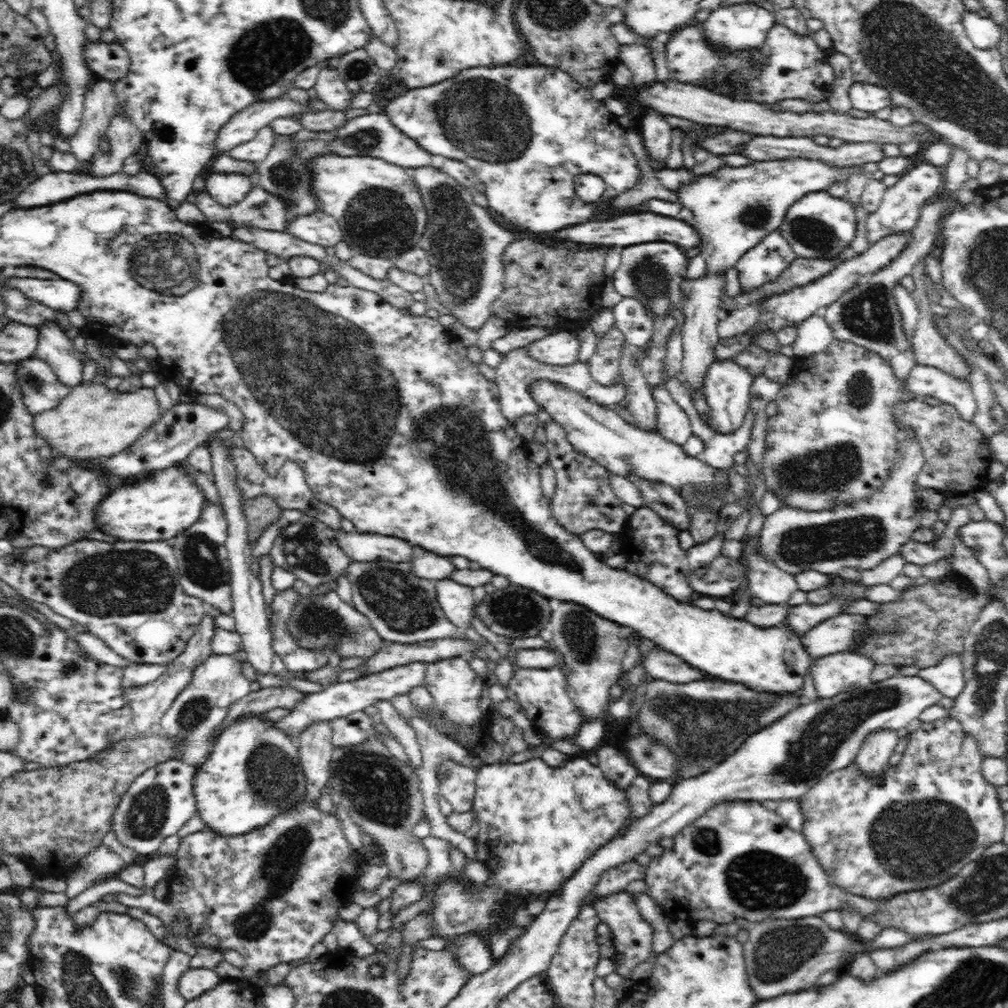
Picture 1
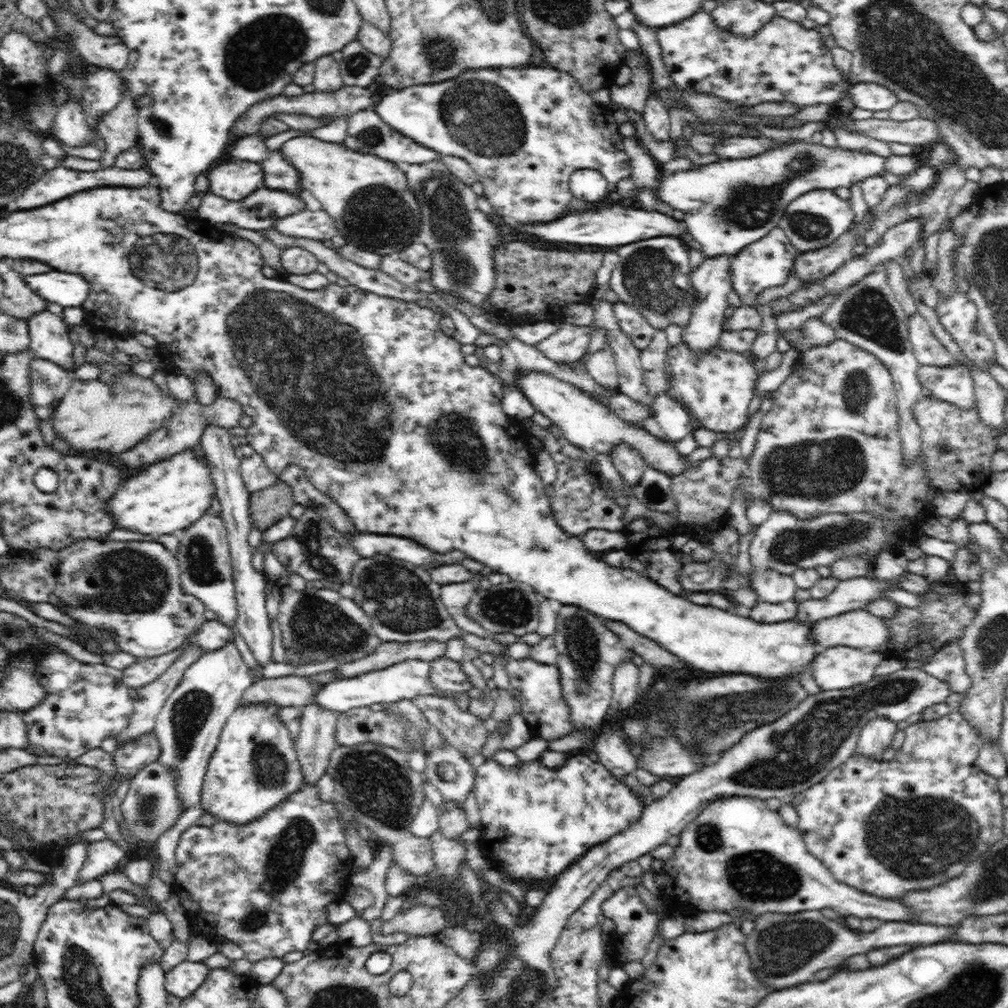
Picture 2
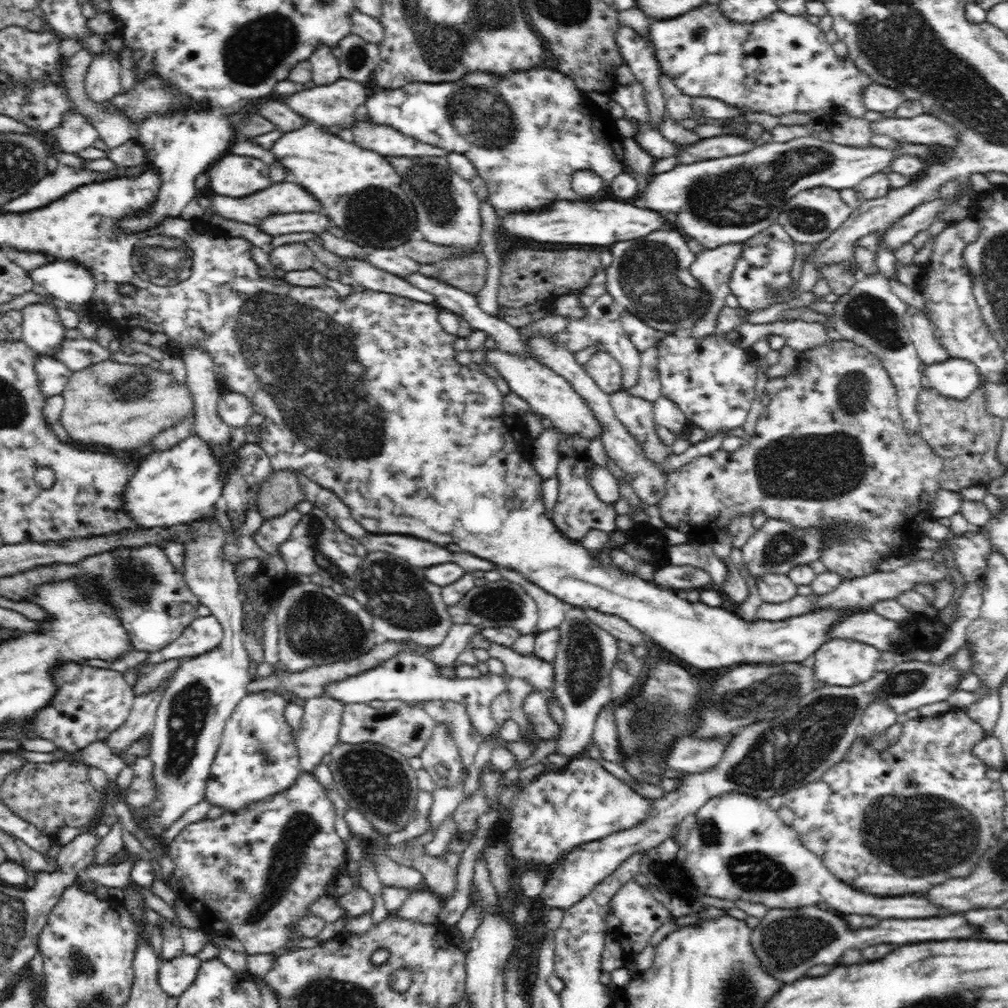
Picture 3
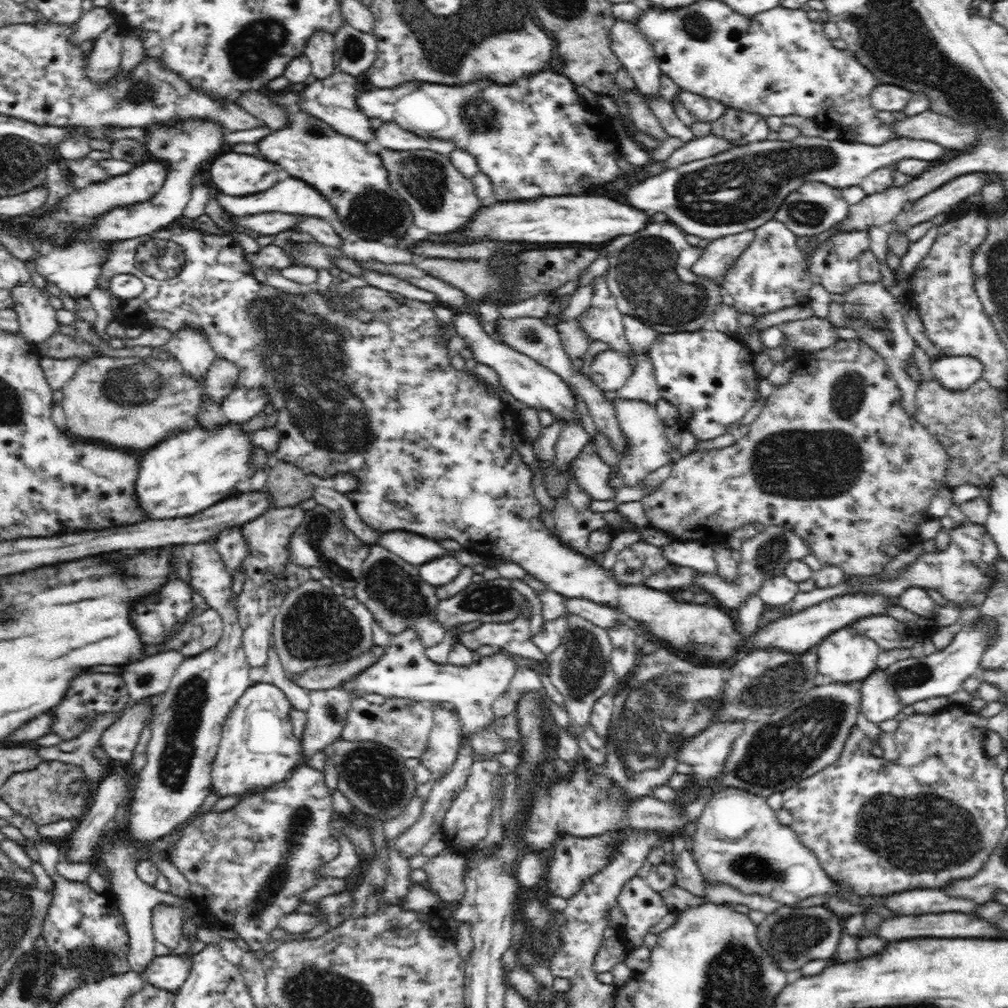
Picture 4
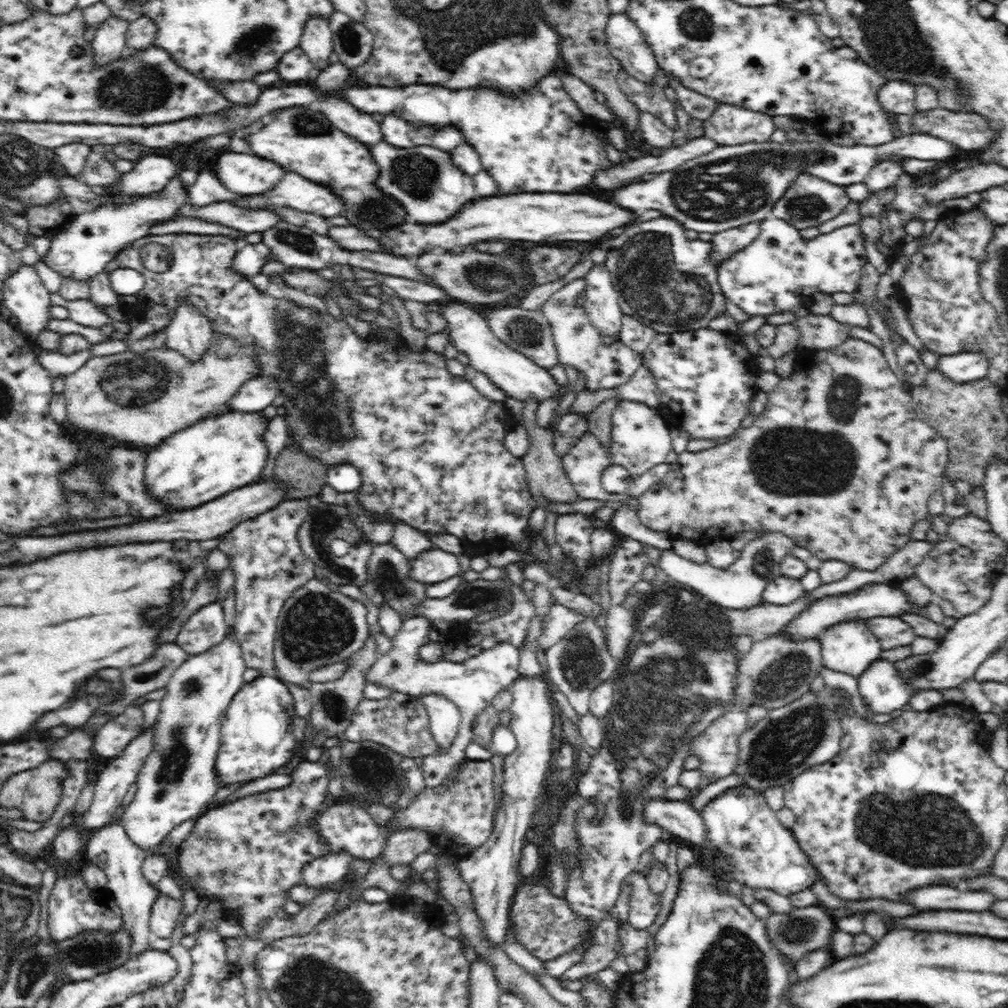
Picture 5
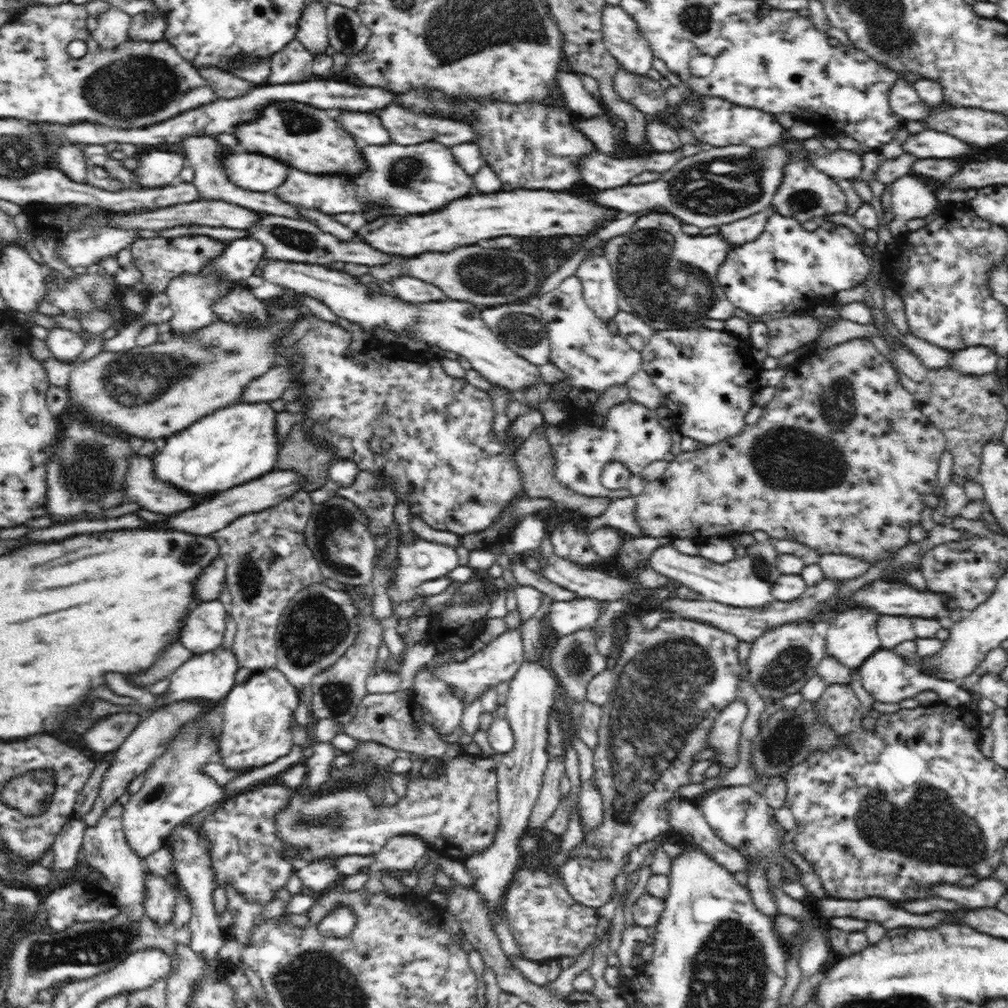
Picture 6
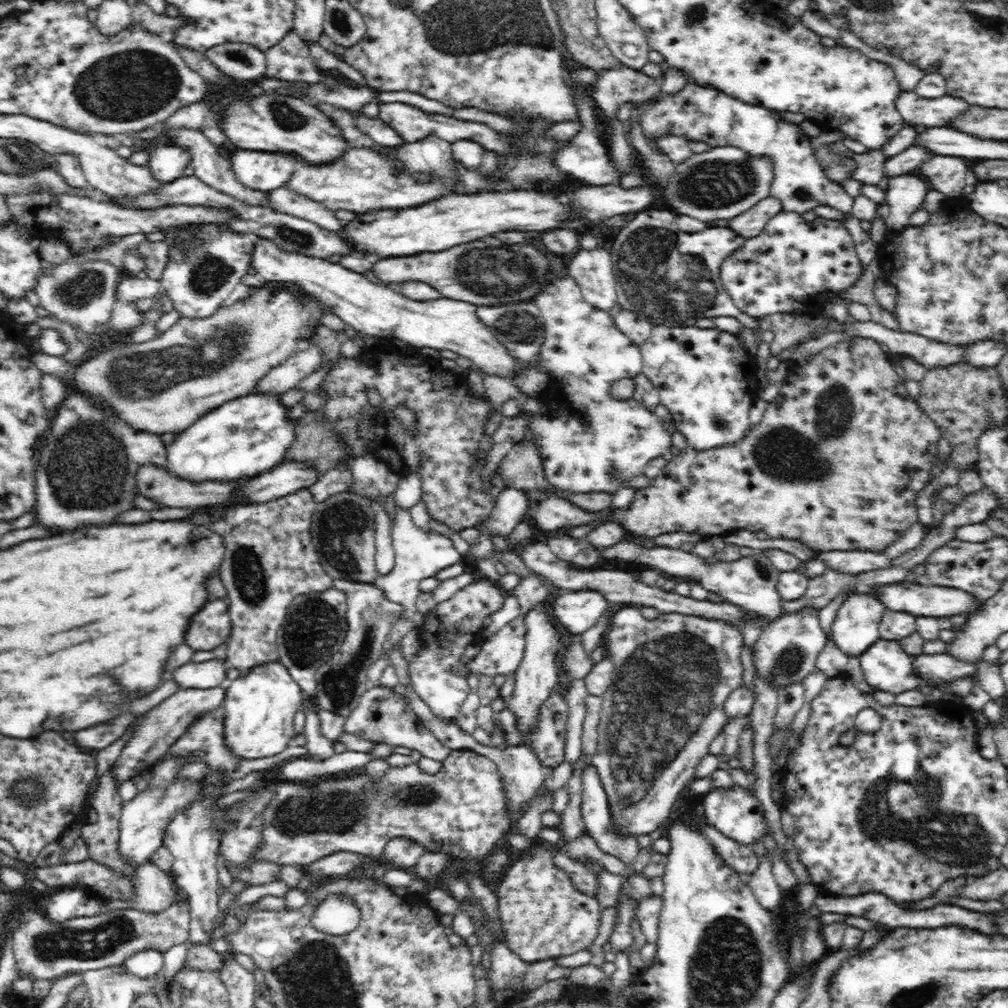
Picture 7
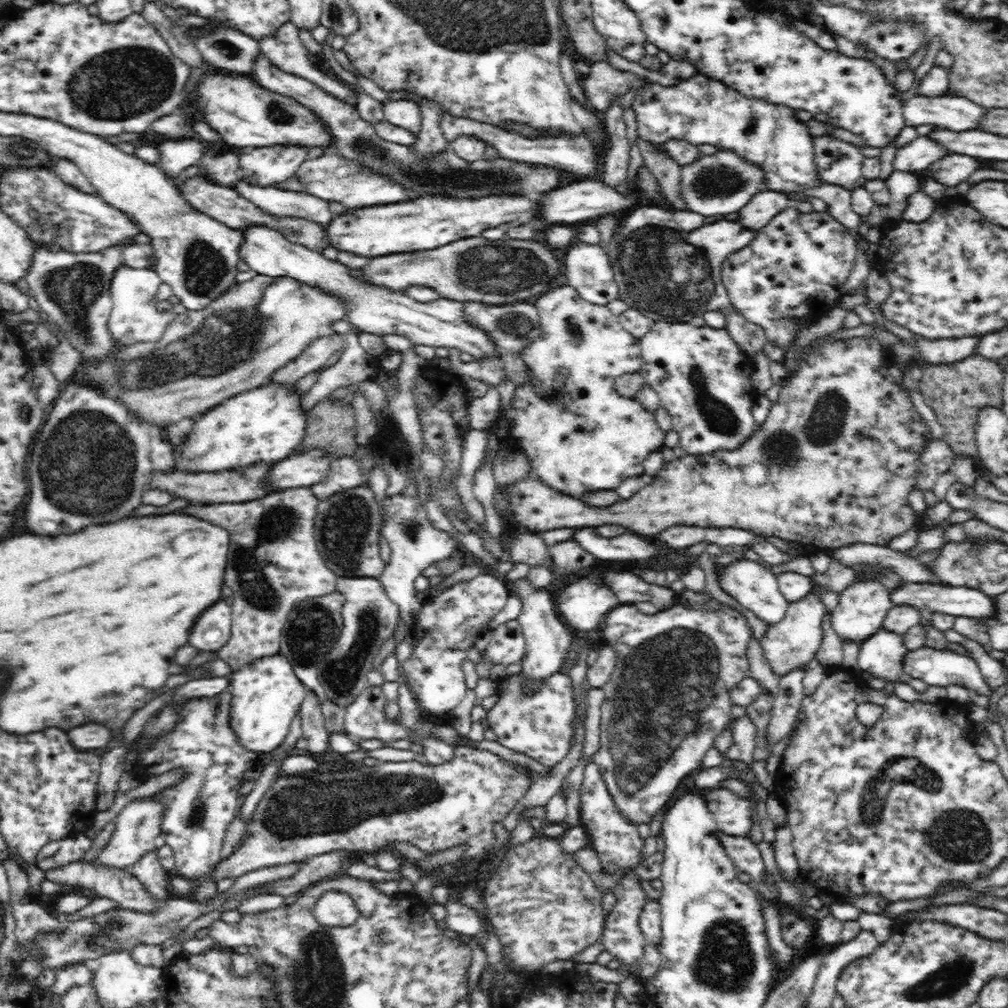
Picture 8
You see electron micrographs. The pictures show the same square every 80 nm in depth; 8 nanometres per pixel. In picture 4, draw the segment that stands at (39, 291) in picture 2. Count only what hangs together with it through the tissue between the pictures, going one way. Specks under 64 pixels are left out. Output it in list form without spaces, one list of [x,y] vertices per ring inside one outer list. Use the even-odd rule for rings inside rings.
[[[202,120],[178,121],[174,125],[150,124],[144,127],[146,138],[142,141],[148,152],[167,166],[167,175],[162,189],[145,204],[119,207],[114,211],[98,216],[92,224],[78,228],[68,242],[62,246],[51,244],[46,251],[37,256],[34,268],[42,278],[56,284],[66,297],[73,299],[87,298],[100,280],[101,264],[107,259],[109,244],[116,241],[138,239],[149,236],[158,229],[173,224],[186,209],[192,195],[192,178],[198,168],[213,160],[219,153],[227,149],[224,144],[226,129],[216,122]]]

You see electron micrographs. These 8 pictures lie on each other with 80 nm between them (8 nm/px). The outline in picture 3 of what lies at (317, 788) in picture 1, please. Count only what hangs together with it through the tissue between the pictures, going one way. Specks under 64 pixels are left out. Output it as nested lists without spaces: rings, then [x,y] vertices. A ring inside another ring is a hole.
[[[316,696],[306,700],[300,728],[295,732],[299,763],[303,772],[314,774],[316,766],[327,760],[329,752],[338,744],[339,728],[344,704],[329,696]]]

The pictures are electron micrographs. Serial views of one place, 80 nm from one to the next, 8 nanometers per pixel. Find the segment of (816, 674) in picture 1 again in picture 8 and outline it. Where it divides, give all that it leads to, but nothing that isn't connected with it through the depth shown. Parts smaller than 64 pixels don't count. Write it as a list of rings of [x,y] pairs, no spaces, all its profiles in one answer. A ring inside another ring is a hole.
[[[861,579],[846,588],[846,591],[840,592],[838,606],[831,614],[831,627],[842,642],[844,640],[864,642],[866,638],[870,638],[870,634],[876,634],[881,629],[888,612],[893,608],[892,601],[890,601],[891,592],[882,584],[884,581],[882,579]]]

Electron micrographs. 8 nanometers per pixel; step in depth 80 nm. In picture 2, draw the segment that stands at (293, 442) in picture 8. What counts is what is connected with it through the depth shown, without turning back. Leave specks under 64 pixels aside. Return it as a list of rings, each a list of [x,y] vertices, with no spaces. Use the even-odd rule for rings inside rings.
[[[200,445],[176,452],[137,472],[136,478],[124,480],[106,505],[106,514],[120,530],[146,536],[172,535],[196,523],[216,501],[216,487]]]

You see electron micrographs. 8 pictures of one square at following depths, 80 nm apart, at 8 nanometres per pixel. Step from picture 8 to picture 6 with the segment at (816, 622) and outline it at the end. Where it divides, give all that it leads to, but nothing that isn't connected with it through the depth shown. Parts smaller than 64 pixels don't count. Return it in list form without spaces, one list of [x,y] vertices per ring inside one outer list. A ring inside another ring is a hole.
[[[810,620],[776,626],[766,630],[751,645],[747,660],[748,681],[756,687],[756,693],[766,702],[780,702],[790,694],[801,693],[802,688],[814,676],[820,660],[825,657],[826,641],[816,633],[815,622]]]

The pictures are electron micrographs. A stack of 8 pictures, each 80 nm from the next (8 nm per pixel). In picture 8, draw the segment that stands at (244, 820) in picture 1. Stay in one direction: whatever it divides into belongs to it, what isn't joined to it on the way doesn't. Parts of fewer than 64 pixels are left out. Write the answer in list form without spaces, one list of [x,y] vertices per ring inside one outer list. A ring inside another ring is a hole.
[[[283,654],[256,658],[252,664],[233,672],[229,681],[229,725],[238,742],[250,752],[272,752],[288,736],[290,723],[299,714],[306,696],[306,688],[294,675],[292,664]]]

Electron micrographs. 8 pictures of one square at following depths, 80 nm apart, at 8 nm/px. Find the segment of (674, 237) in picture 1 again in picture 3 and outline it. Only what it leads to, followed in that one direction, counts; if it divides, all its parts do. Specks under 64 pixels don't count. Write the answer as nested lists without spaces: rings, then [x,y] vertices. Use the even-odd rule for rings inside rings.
[[[600,200],[600,202],[556,202],[544,212],[534,214],[508,214],[501,226],[520,238],[552,244],[588,244],[588,246],[610,246],[614,242],[634,240],[650,232],[660,230],[666,220],[654,210],[642,210],[632,204]]]

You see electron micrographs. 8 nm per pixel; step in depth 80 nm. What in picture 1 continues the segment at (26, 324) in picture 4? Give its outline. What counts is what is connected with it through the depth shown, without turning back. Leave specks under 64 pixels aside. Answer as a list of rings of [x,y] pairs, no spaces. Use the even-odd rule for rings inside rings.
[[[46,322],[39,330],[36,356],[50,365],[57,379],[68,388],[82,384],[84,363],[79,352],[74,349],[73,340],[57,322]]]

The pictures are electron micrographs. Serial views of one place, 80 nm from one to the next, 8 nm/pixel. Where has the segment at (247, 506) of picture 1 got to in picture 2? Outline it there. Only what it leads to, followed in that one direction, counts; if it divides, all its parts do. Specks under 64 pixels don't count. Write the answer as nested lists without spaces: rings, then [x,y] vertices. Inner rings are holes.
[[[276,482],[251,493],[249,511],[253,526],[266,531],[284,516],[289,516],[288,512],[294,505],[292,489],[285,482]]]

